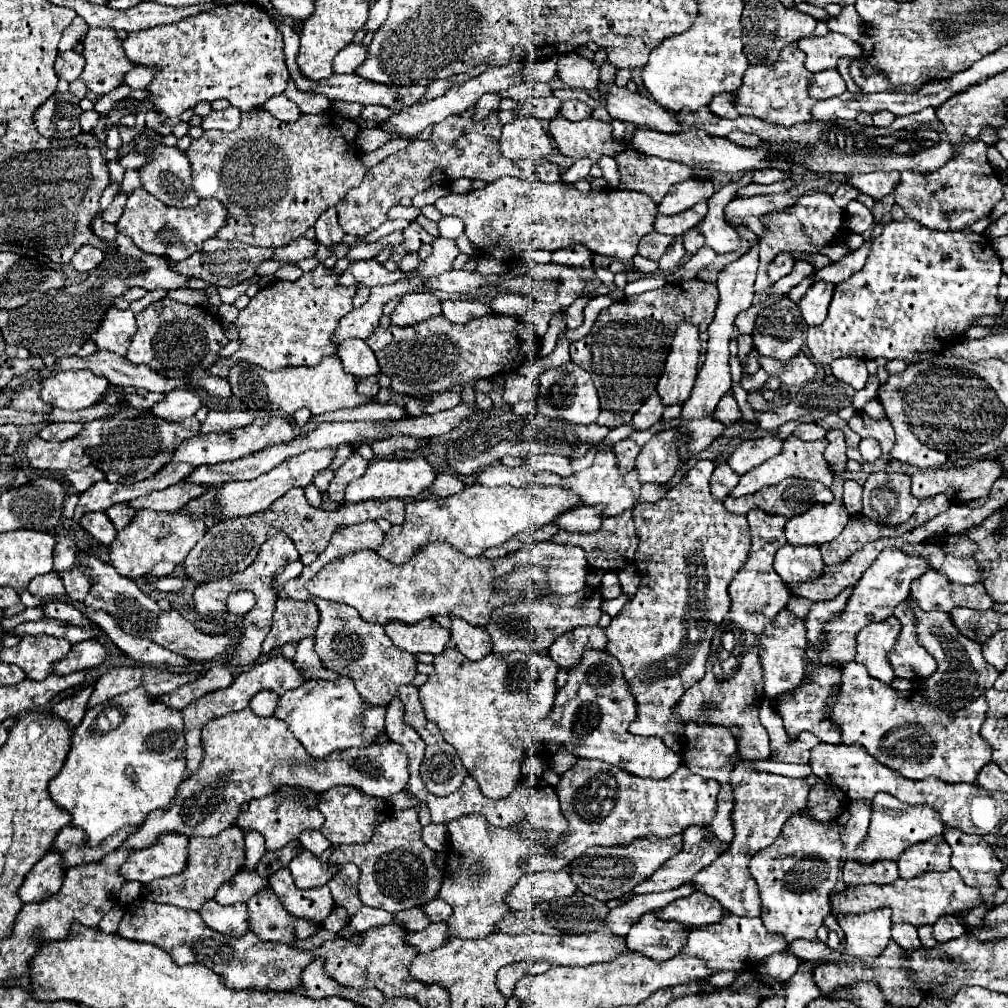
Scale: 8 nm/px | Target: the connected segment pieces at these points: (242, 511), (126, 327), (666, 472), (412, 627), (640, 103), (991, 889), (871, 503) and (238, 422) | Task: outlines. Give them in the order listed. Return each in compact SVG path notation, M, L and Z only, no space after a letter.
M322 448L322 450L314 450L314 452L304 452L304 454L298 454L290 460L284 460L282 464L278 464L278 468L272 468L270 472L266 472L266 474L250 480L250 482L224 484L218 492L218 502L222 506L224 518L238 518L238 516L250 516L250 514L262 512L276 498L284 496L288 490L310 486L314 480L314 474L328 468L330 462L334 460L334 456L336 456L336 448Z
M110 308L92 340L96 342L98 350L110 350L120 356L126 356L128 344L136 332L136 316L130 310Z
M664 430L646 442L646 446L640 450L636 458L634 470L638 472L638 480L664 484L674 476L674 472L680 466L674 436L674 430Z
M432 618L420 620L418 624L398 624L398 620L390 620L390 624L384 624L382 628L398 648L414 654L438 654L450 640L450 632Z
M610 88L604 106L614 120L632 122L636 126L646 126L666 134L682 132L682 126L676 120L676 112L670 112L668 108L658 106L658 102L654 102L652 98L630 92L628 88Z
M952 828L950 834L944 834L944 840L952 848L952 868L958 870L968 886L978 888L982 896L990 900L990 896L1000 888L998 876L1004 870L1004 864L996 858L994 850L982 836L964 834Z
M874 472L864 484L864 510L862 514L876 524L898 526L904 524L920 500L910 492L910 476L902 472Z
M210 410L208 418L200 426L200 434L210 434L210 432L228 432L240 426L248 426L254 422L254 416L250 412L234 410L234 412L216 412Z

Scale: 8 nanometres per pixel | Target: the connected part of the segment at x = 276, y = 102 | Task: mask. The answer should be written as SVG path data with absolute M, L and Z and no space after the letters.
M278 94L278 96L272 96L270 100L266 100L266 104L262 106L264 110L268 110L274 118L282 120L282 122L294 122L302 116L300 108L296 106L296 102L288 100L284 94Z

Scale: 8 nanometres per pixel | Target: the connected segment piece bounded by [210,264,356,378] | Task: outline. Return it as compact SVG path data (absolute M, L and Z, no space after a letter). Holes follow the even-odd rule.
M318 264L312 272L304 272L296 282L276 280L260 288L234 322L242 340L240 350L230 358L218 360L210 372L226 378L226 372L238 360L250 360L268 370L278 370L282 366L315 366L324 356L338 354L332 334L338 328L340 318L352 310L356 288L342 288L336 284L336 278L338 274L332 274L332 270ZM310 280L318 280L320 284L312 284Z

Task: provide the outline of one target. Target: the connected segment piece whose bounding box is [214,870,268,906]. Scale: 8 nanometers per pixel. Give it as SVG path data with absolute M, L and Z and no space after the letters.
M242 870L238 876L222 884L222 888L216 892L216 900L220 904L236 904L236 902L248 902L256 892L260 892L268 880L260 878L254 870Z

